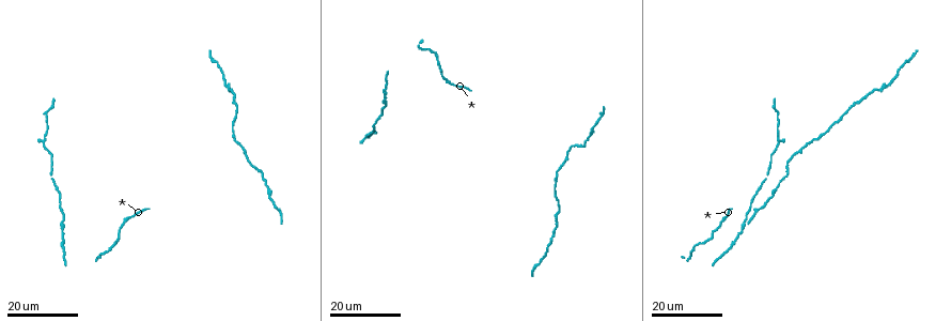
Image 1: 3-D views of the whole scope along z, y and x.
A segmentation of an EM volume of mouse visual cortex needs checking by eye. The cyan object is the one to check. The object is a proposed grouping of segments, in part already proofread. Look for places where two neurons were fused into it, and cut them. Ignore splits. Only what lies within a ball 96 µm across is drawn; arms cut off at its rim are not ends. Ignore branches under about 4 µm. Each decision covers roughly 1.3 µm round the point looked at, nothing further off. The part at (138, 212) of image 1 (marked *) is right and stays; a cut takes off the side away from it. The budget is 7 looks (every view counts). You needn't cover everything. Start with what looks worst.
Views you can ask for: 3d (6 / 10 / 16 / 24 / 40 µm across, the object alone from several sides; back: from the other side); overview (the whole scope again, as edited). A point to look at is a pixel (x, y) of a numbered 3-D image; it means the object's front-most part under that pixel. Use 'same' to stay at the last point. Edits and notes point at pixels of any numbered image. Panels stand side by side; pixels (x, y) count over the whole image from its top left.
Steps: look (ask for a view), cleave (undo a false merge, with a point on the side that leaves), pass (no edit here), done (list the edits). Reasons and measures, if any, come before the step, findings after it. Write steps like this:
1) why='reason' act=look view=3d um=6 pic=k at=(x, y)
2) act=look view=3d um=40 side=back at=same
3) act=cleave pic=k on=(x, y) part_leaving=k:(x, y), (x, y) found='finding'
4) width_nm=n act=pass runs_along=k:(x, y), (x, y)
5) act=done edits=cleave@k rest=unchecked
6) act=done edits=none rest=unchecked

why='calibre changes' act=look view=3d um=24 pic=1 at=(746, 221)

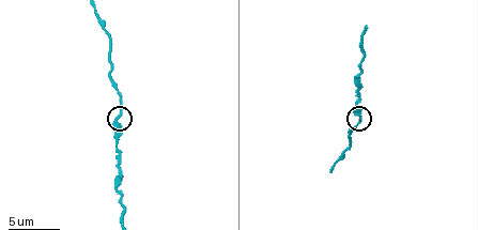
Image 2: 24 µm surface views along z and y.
act=look view=3d um=10 pic=2 at=(118, 118)

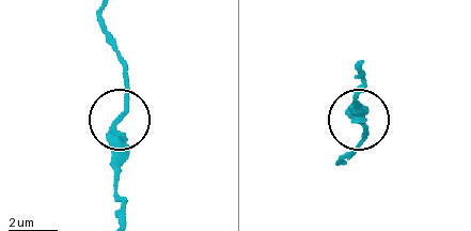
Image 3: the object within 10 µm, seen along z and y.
width_nm=320 act=pass found='continuous, no second neuron'

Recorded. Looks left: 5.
why='thick turns thin' act=look view=3d um=24 pic=1 at=(779, 146)

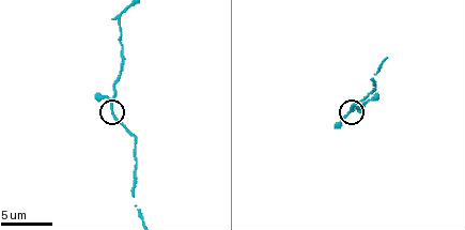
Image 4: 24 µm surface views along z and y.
why='zoom in' act=look view=3d um=6 pic=4 at=(351, 108)

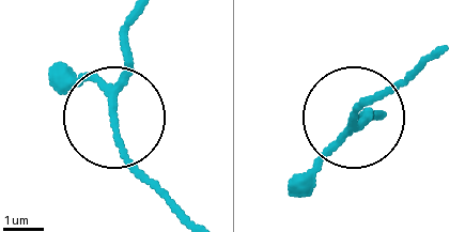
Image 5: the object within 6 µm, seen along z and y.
act=look view=3d um=6 side=back pic=5 at=(113, 127)

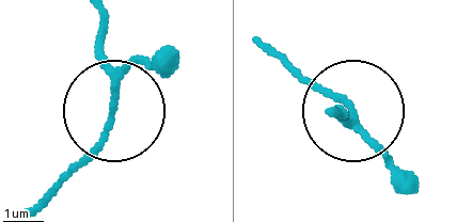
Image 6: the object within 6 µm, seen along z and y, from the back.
width_nm=110 act=pass runs_along=6:(32, 212), (107, 121), (114, 80), (104, 9) found='continuous, no second neuron'

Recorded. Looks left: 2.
why='sudden change in width' act=look view=3d um=16 pic=1 at=(269, 197)

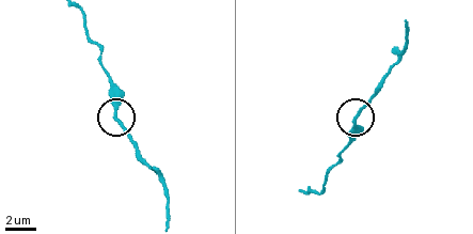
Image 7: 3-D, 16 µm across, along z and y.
act=look view=3d um=6 pic=7 at=(116, 115)

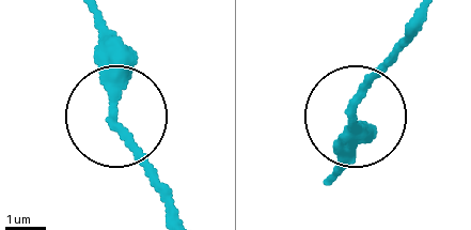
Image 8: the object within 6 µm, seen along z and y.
act=pass found='one neuron here'

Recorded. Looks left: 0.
act=done edits=none rest=unchecked

